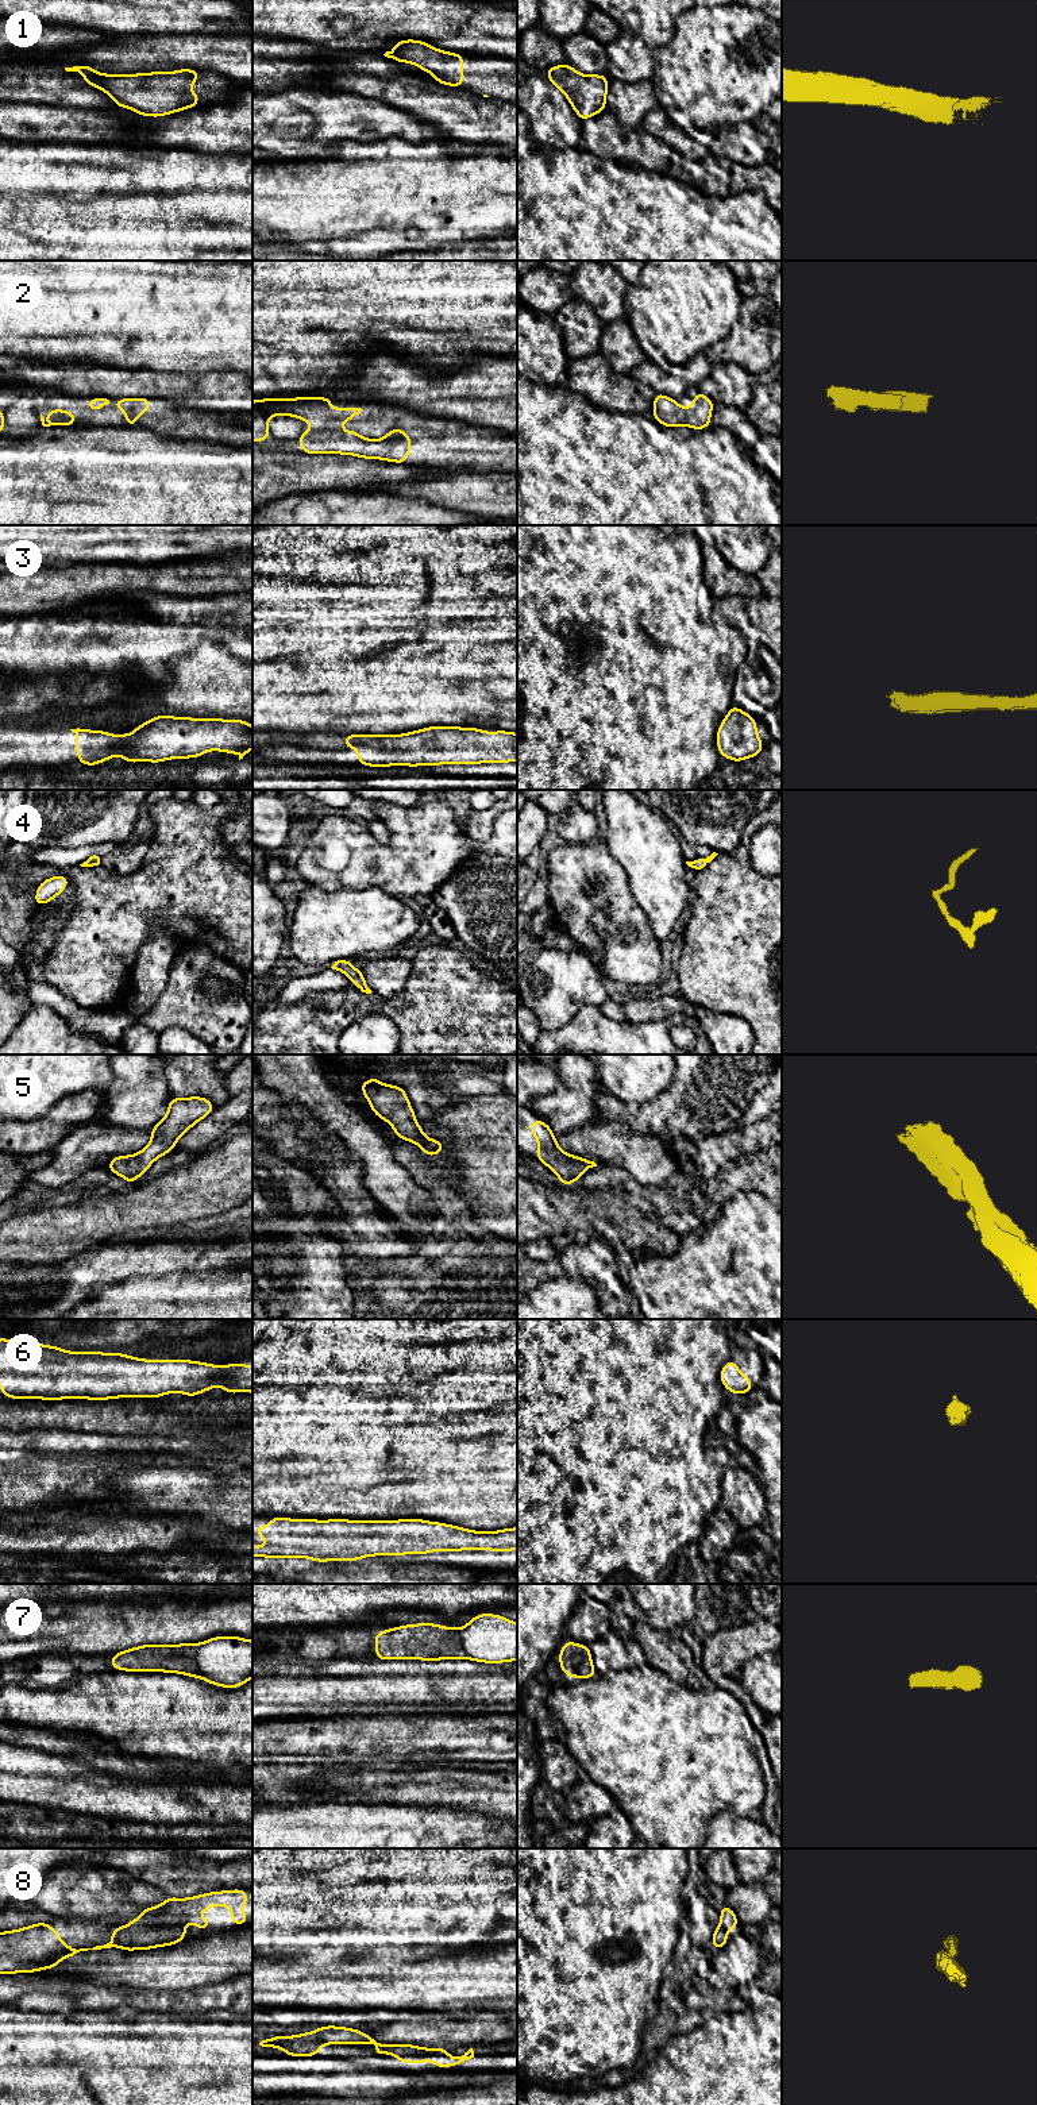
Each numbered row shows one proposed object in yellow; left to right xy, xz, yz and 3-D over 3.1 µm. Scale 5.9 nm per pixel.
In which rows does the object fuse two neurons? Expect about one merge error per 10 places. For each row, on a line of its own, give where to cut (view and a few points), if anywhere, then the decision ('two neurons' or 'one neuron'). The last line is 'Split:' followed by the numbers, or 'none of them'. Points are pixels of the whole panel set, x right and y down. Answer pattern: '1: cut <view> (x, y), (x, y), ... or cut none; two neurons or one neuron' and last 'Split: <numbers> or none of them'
1: cut none; one neuron
2: cut none; one neuron
3: cut none; one neuron
4: cut none; one neuron
5: cut none; one neuron
6: cut none; one neuron
7: cut none; one neuron
8: cut none; one neuron
Split: none of them

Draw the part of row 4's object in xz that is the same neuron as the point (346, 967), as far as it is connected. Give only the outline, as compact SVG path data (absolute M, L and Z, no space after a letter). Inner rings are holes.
M351 959L348 960L338 960L331 967L347 976L351 978L351 983L358 987L362 992L371 994L373 991L367 987L362 969L356 969L352 967Z

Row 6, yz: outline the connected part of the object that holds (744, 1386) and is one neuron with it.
M729 1360L720 1372L722 1385L732 1393L744 1395L749 1392L755 1384L744 1376L737 1364Z

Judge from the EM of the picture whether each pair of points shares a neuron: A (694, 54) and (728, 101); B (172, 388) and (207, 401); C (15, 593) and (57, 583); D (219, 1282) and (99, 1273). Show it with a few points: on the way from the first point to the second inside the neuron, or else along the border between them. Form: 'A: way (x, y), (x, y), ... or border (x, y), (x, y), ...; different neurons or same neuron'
A: way (694, 66), (716, 89); same neuron
B: way (180, 388), (192, 389), (199, 393); same neuron
C: way (26, 593), (46, 586); same neuron
D: border (166, 1273), (135, 1275), (105, 1286); different neurons

